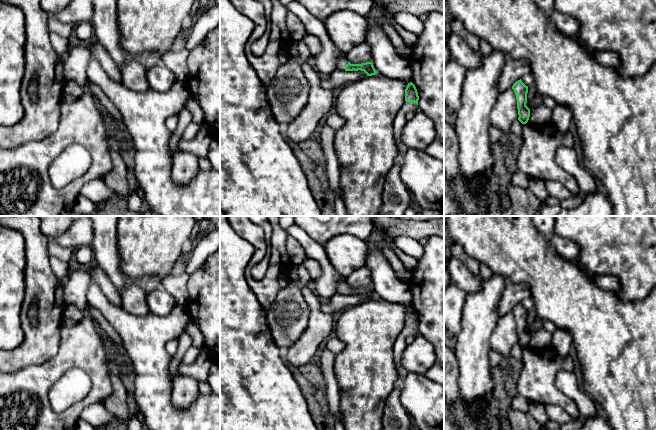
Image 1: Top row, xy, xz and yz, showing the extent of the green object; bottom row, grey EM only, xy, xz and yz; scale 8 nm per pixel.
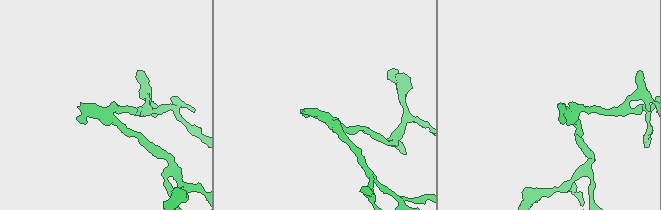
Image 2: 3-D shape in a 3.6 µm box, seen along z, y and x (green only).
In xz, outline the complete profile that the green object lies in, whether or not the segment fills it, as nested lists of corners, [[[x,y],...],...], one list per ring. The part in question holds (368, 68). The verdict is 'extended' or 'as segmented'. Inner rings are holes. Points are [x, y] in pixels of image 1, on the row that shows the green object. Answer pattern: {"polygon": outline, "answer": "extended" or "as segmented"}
{"polygon": [[[342,54],[338,57],[336,67],[341,71],[361,70],[361,71],[364,71],[367,74],[367,76],[372,76],[377,73],[372,62],[366,62],[362,64],[351,64],[347,60],[346,54]]], "answer": "extended"}

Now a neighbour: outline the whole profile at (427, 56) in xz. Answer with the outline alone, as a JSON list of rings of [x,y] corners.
[[[431,12],[424,20],[424,28],[416,44],[411,48],[409,57],[415,73],[412,83],[415,85],[419,100],[418,106],[434,122],[437,138],[444,145],[444,14]]]

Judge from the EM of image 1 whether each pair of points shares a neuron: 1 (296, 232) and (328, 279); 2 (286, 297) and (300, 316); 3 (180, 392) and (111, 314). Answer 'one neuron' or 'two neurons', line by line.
1: one neuron
2: one neuron
3: two neurons

